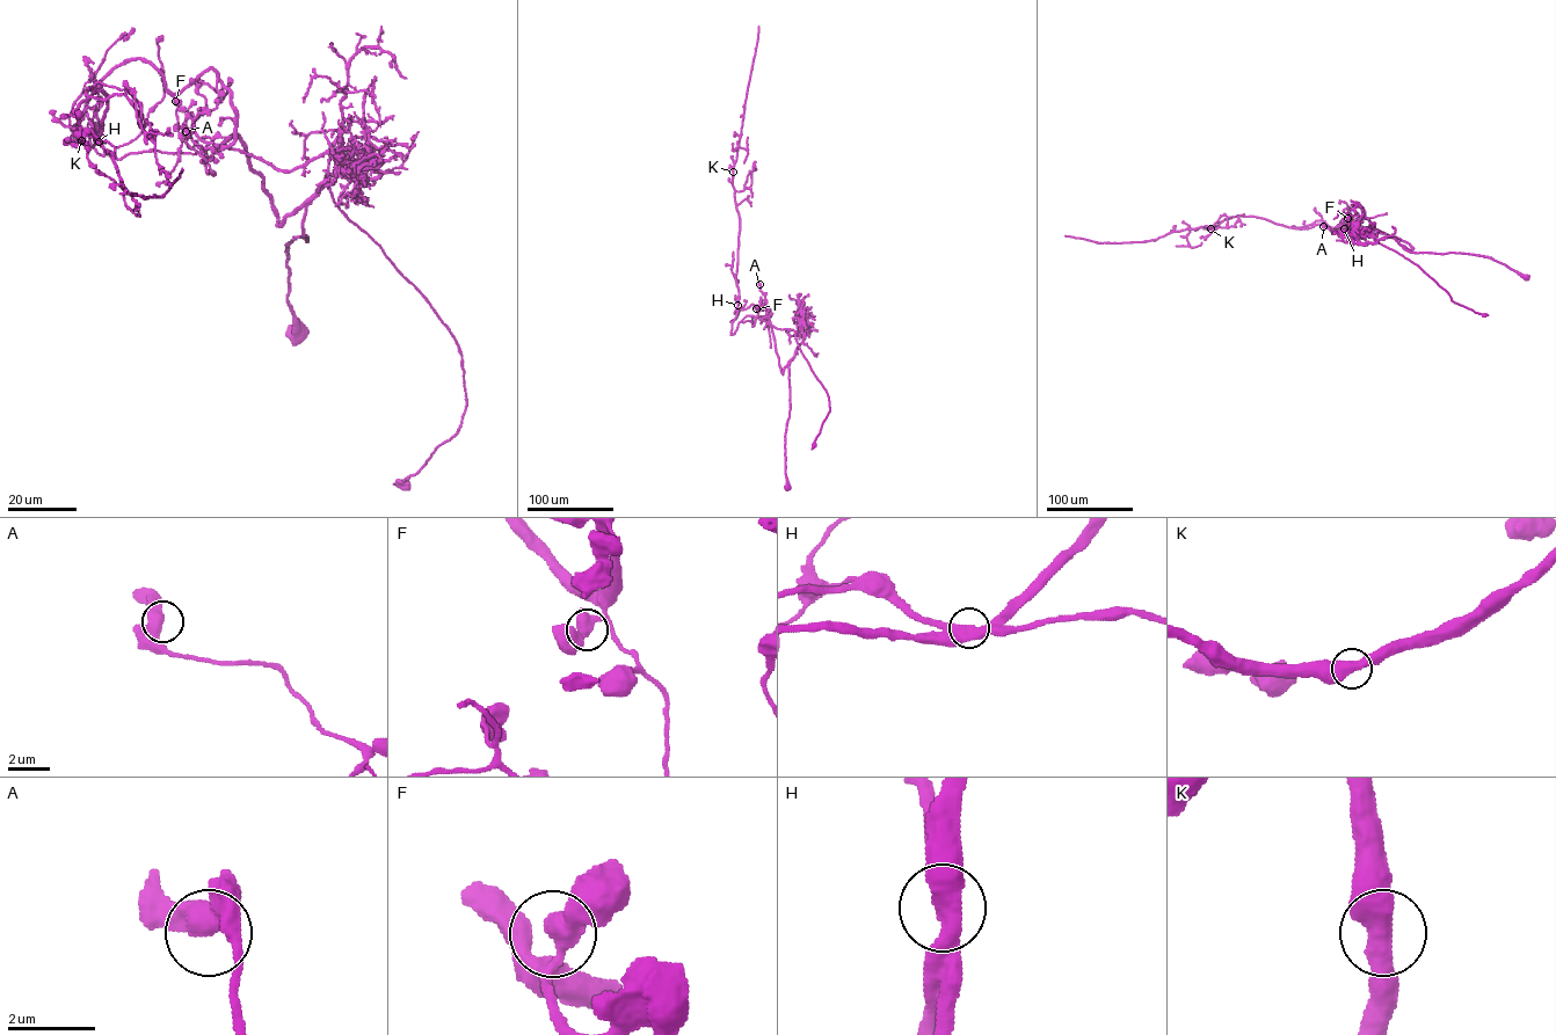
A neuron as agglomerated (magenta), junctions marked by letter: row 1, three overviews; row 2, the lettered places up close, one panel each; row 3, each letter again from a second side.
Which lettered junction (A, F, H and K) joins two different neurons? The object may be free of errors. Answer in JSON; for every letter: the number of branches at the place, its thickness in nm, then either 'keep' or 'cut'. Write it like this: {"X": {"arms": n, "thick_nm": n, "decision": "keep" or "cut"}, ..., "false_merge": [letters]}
{"A": {"arms": 2, "thick_nm": 500, "decision": "keep"}, "F": {"arms": 2, "thick_nm": 500, "decision": "keep"}, "H": {"arms": 2, "thick_nm": 550, "decision": "cut"}, "K": {"arms": 2, "thick_nm": 500, "decision": "keep"}, "false_merge": ["H"]}

